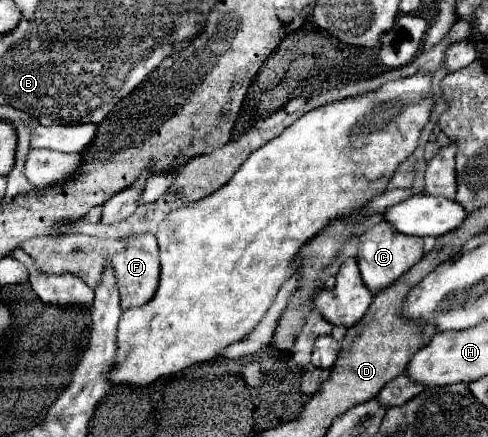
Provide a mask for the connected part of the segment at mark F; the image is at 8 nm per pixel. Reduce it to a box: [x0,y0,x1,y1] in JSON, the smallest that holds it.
[22,234,160,310]

